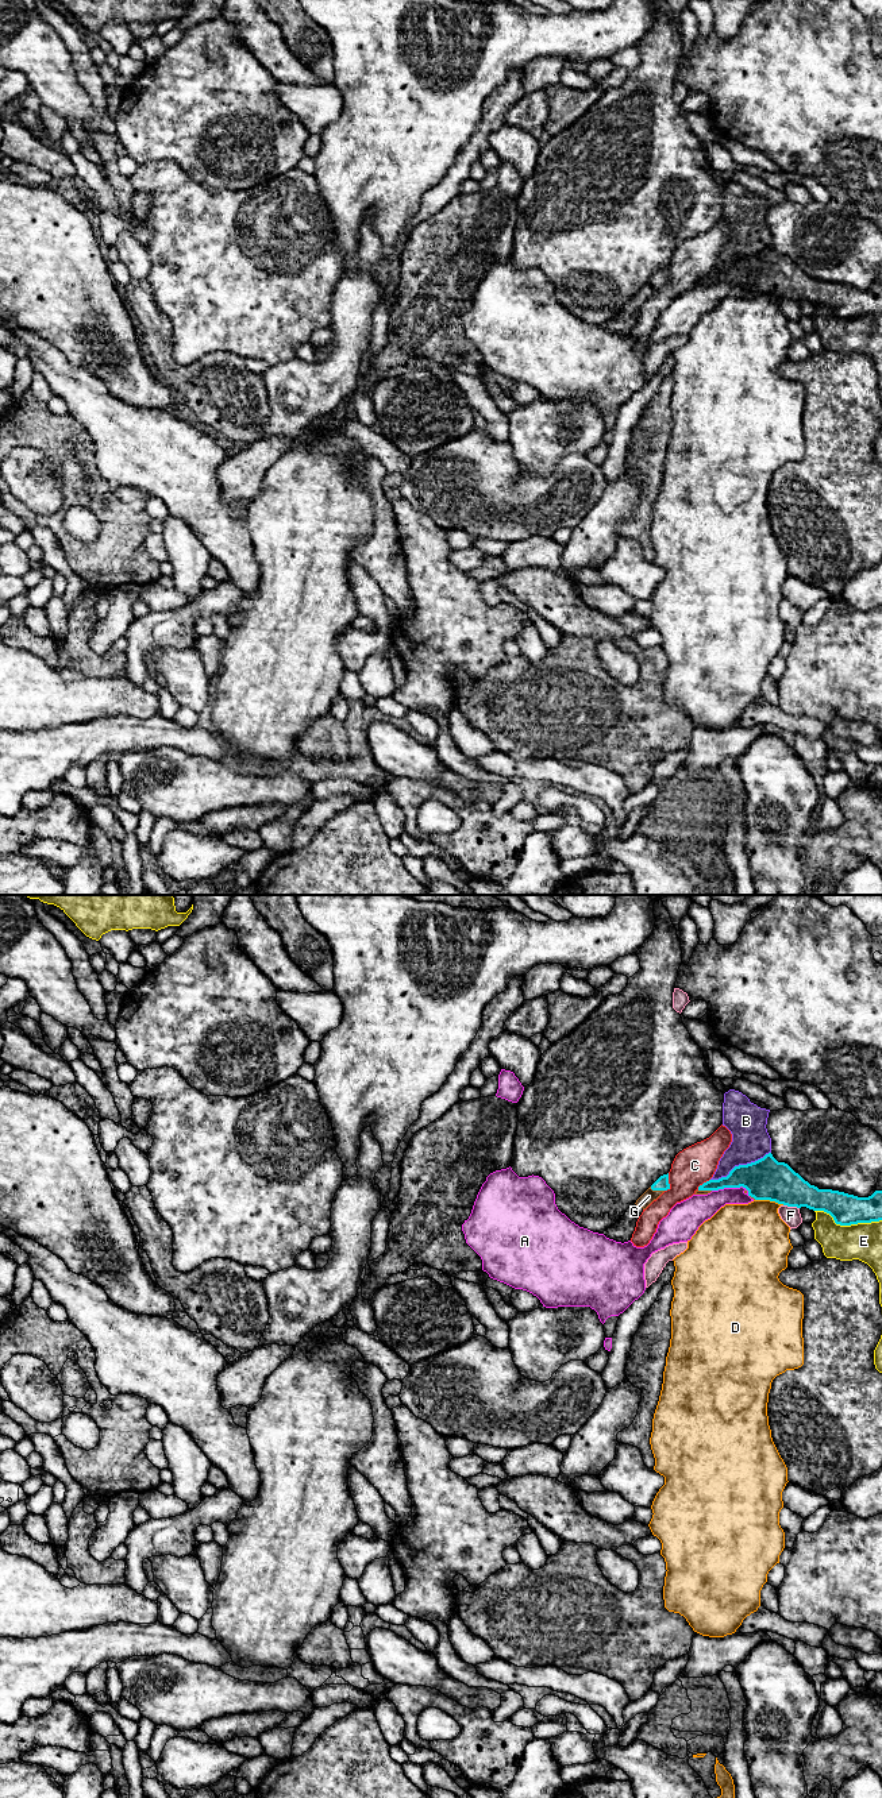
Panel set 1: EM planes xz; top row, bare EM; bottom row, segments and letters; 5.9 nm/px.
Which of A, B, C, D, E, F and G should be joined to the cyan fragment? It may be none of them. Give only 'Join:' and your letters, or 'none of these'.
Join: G

